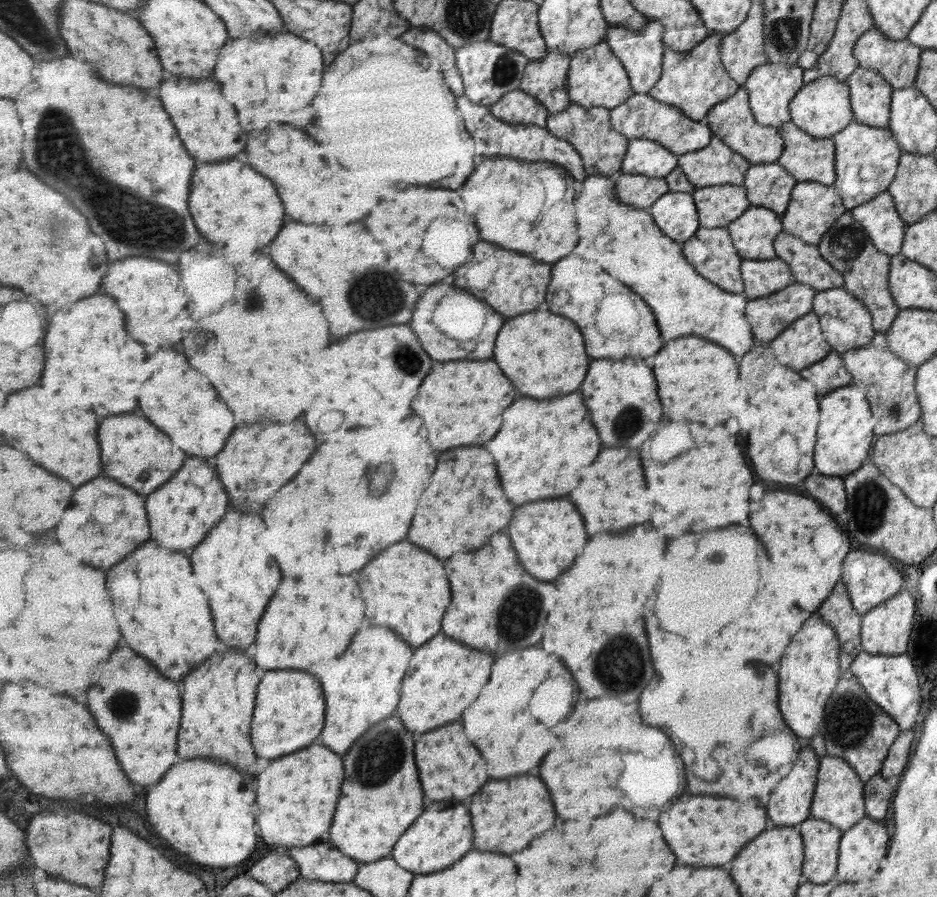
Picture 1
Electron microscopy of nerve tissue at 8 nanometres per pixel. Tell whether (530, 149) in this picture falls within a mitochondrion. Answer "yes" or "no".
no

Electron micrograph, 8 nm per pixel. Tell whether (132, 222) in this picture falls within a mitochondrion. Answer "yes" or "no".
yes

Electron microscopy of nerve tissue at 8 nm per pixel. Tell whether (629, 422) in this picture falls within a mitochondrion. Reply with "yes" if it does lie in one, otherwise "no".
yes

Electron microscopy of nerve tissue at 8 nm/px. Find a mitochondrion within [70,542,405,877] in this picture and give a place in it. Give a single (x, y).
(117, 704)

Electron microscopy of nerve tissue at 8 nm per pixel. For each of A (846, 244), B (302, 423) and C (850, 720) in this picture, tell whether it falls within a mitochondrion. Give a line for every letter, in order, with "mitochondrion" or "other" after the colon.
A: mitochondrion
B: other
C: mitochondrion

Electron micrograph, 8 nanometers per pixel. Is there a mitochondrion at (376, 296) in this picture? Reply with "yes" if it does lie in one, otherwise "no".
yes

